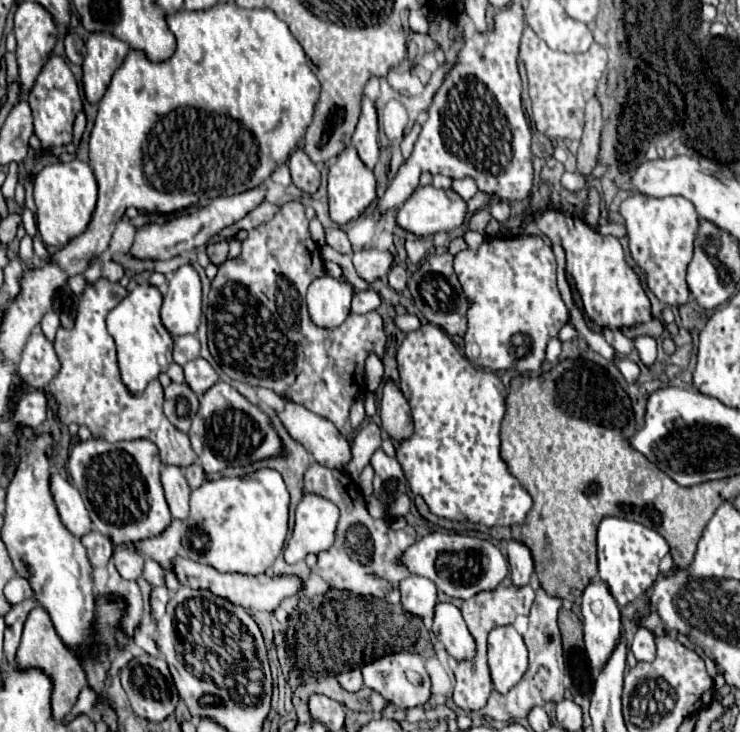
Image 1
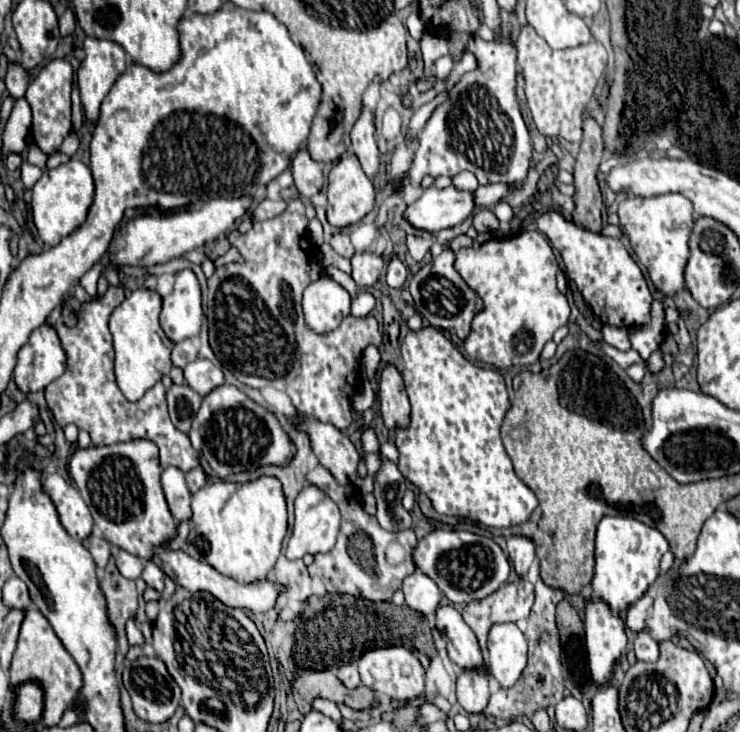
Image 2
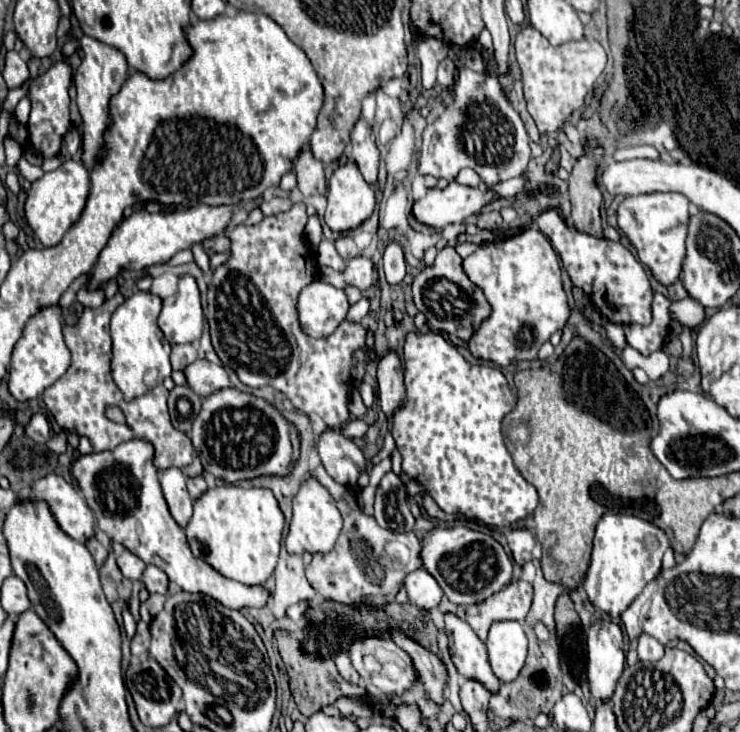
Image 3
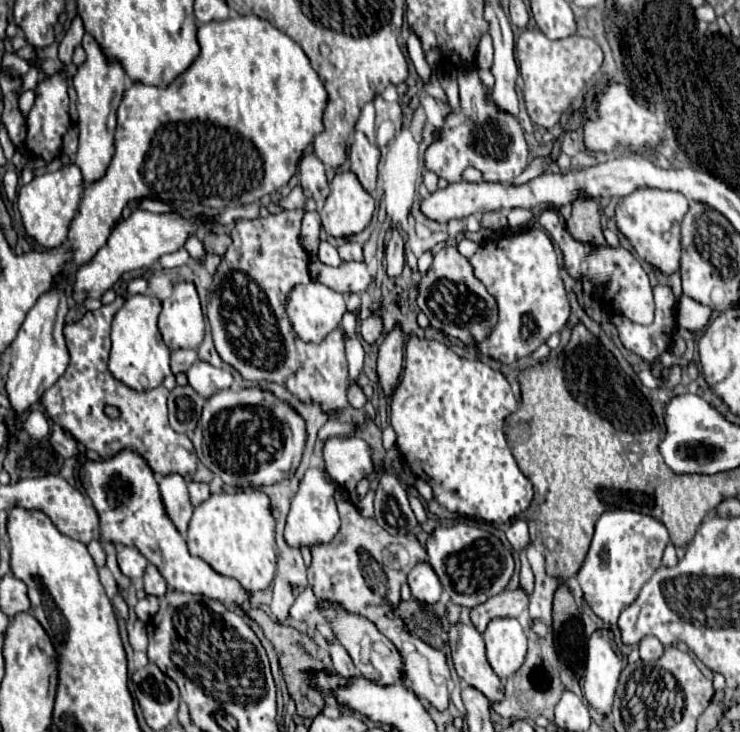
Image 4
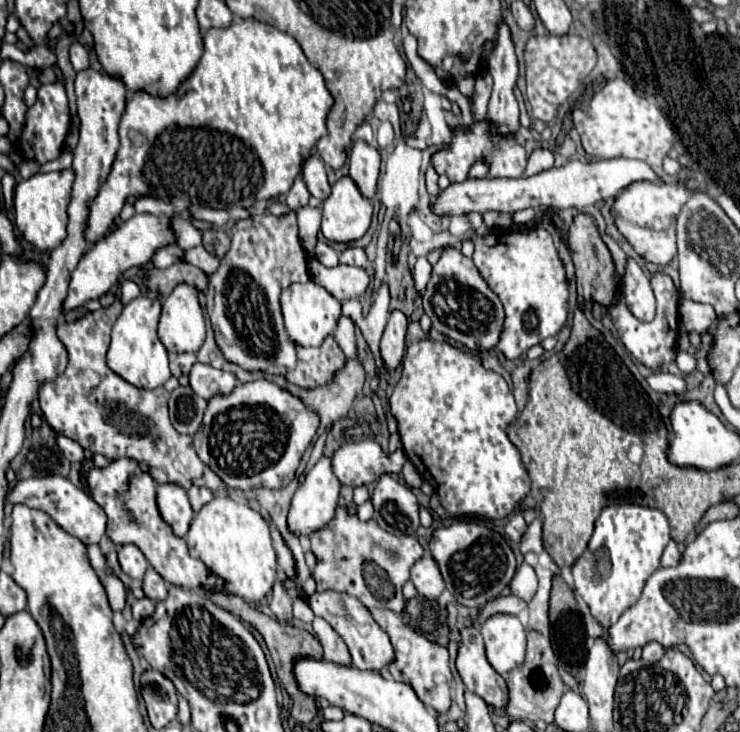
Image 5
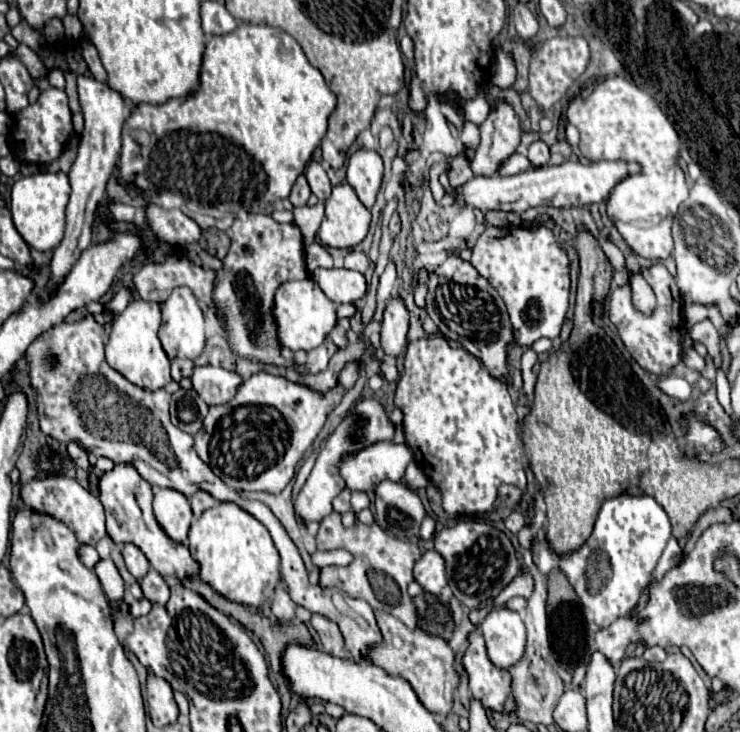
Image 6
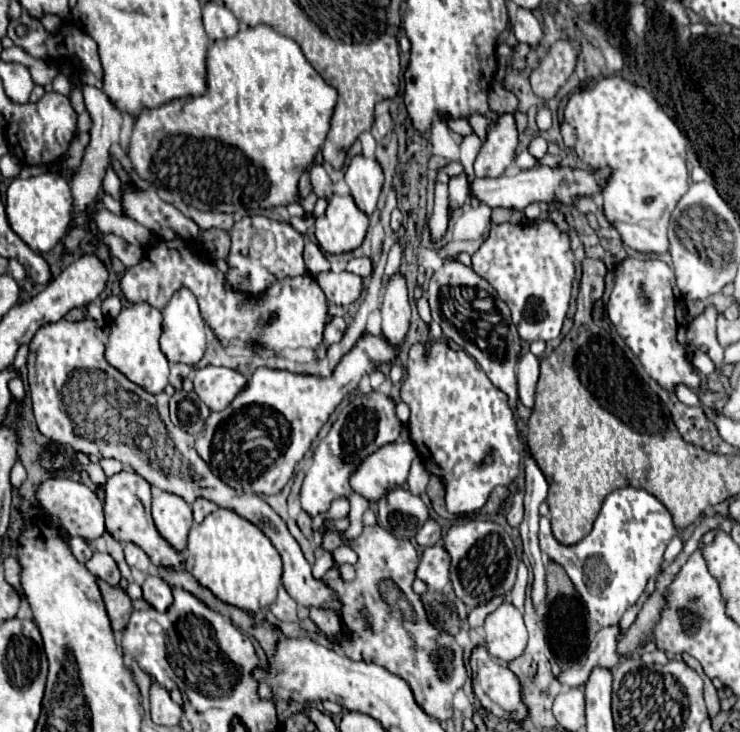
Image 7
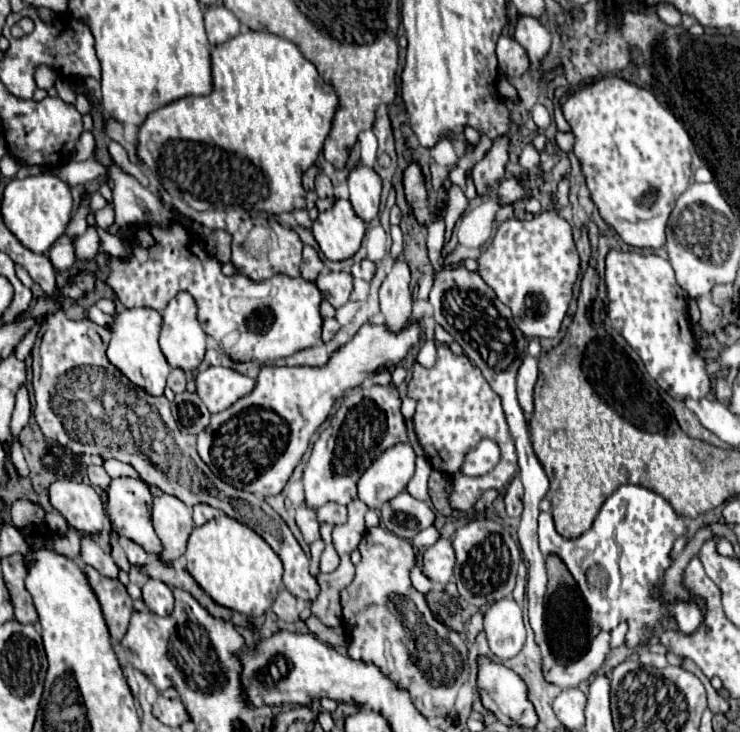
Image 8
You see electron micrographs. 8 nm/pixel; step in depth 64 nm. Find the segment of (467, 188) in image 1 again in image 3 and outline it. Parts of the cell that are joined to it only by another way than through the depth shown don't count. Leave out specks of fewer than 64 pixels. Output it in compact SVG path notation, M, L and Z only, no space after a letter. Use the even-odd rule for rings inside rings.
M462 170L456 178L456 182L464 184L464 186L478 186L480 184L480 176L474 170Z

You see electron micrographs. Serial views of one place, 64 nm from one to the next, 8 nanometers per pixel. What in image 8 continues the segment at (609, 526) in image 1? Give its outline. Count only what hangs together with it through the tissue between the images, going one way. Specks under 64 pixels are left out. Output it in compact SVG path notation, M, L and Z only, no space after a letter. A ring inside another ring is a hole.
M634 484L620 486L600 508L592 528L578 538L564 538L556 532L552 514L540 512L538 542L540 552L558 554L584 594L592 622L610 632L620 622L628 622L624 644L636 648L650 638L664 620L676 620L676 626L692 634L704 620L700 606L694 600L666 602L662 594L652 592L662 586L664 572L670 568L672 546L676 538L686 536L686 520L660 494Z

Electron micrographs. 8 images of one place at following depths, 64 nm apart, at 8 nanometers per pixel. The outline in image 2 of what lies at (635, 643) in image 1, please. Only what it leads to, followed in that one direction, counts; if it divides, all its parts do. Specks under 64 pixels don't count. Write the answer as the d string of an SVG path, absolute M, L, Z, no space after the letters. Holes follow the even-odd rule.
M642 630L642 632L636 636L634 652L636 652L636 658L642 660L642 662L656 662L658 656L660 656L658 642L656 642L646 630Z

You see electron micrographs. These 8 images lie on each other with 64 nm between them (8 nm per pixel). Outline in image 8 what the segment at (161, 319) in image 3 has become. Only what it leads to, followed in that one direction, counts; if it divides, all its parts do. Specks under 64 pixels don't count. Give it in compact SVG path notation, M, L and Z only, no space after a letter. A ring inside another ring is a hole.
M188 292L176 294L166 310L162 312L162 332L160 332L160 348L172 368L184 368L186 372L194 372L206 352L206 332L202 330L198 318L196 318L196 304L194 298Z

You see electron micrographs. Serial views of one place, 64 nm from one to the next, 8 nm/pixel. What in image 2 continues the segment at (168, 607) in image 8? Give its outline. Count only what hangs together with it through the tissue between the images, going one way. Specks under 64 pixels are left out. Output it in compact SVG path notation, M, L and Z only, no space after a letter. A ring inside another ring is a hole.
M146 562L144 572L142 572L142 580L144 580L150 588L154 588L154 590L158 590L158 592L164 588L164 572L162 572L156 564L152 564L152 562Z

